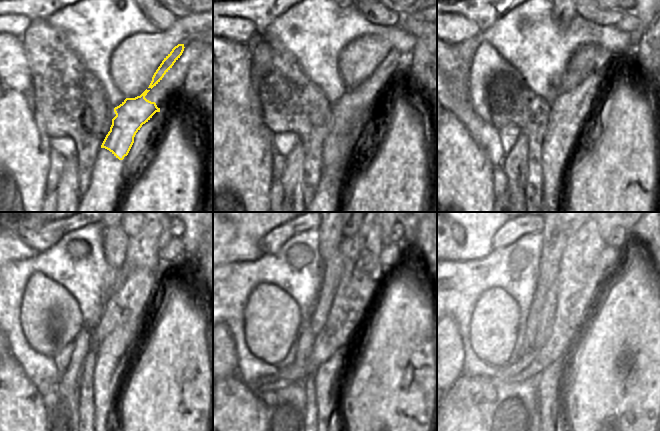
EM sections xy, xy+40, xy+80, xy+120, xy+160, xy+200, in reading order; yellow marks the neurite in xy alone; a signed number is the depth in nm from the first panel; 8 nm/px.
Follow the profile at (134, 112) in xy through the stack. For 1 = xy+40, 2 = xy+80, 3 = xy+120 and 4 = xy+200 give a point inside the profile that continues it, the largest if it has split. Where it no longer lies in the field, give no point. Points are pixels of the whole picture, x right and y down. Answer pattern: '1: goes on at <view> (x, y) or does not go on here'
1: goes on at xy+40 (347, 132)
2: goes on at xy+80 (560, 140)
3: goes on at xy+120 (111, 362)
4: goes on at xy+200 (549, 381)

